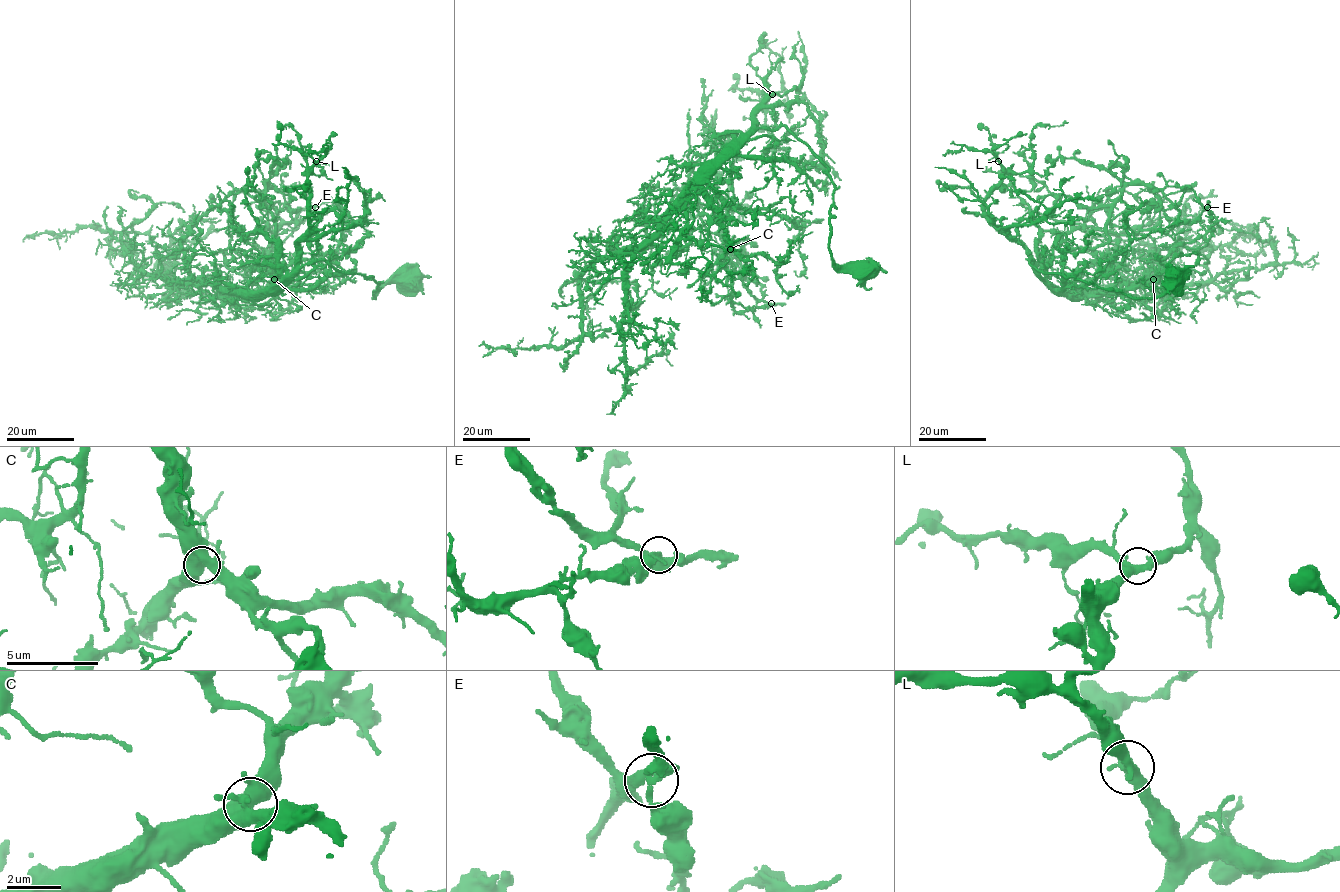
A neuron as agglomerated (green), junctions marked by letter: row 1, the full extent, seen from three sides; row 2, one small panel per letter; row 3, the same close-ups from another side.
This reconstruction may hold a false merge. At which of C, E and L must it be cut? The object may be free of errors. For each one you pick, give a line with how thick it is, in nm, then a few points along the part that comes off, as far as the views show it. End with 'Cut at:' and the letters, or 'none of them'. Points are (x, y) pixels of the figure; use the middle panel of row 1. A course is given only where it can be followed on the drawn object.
E: Thickness 360 nm. Course of the part to remove: (771, 304), (758, 300), (747, 287), (726, 256), (723, 240), (707, 228), (698, 211), (689, 159), (689, 109)
Cut at: E

